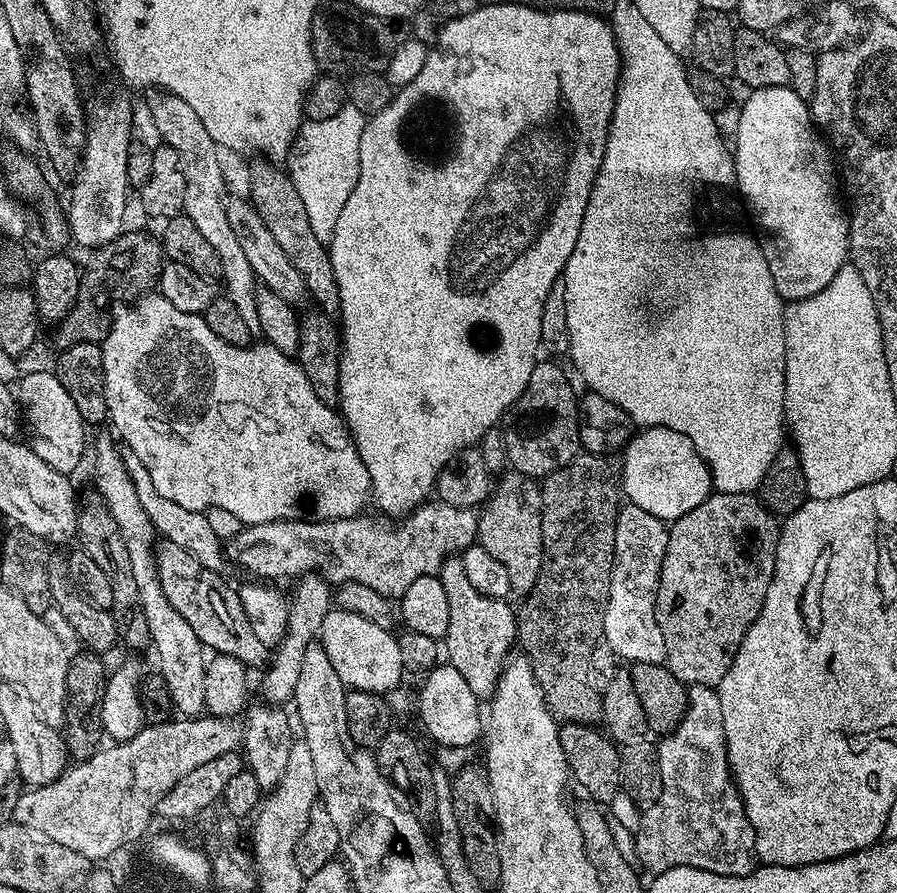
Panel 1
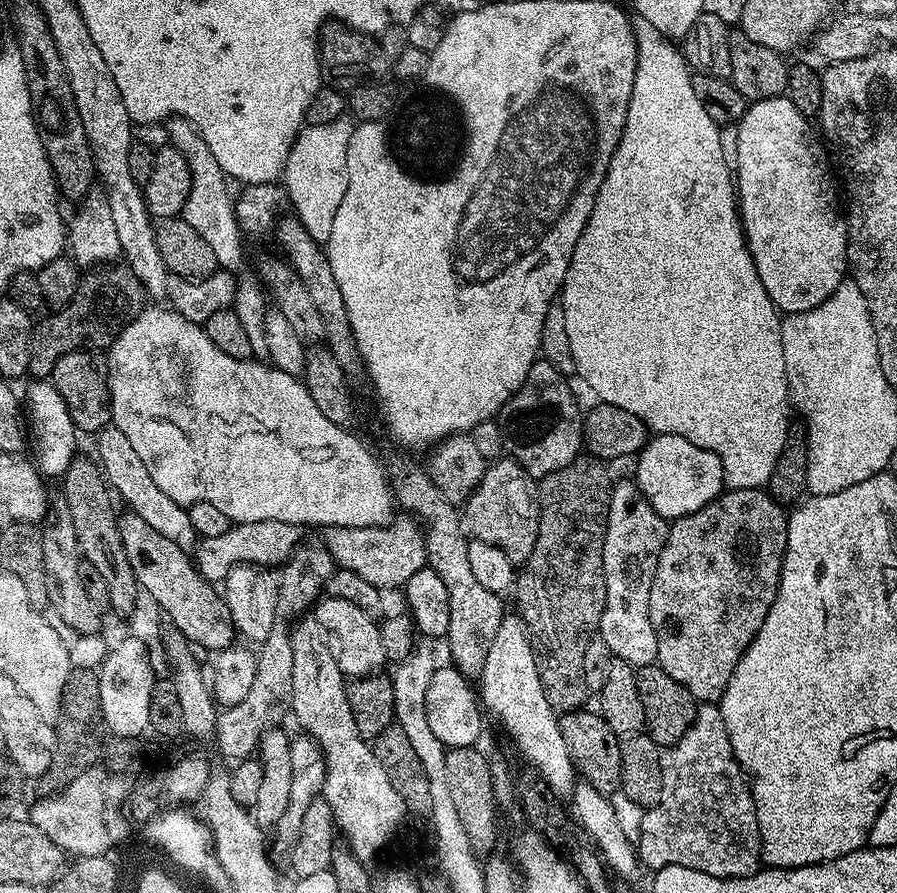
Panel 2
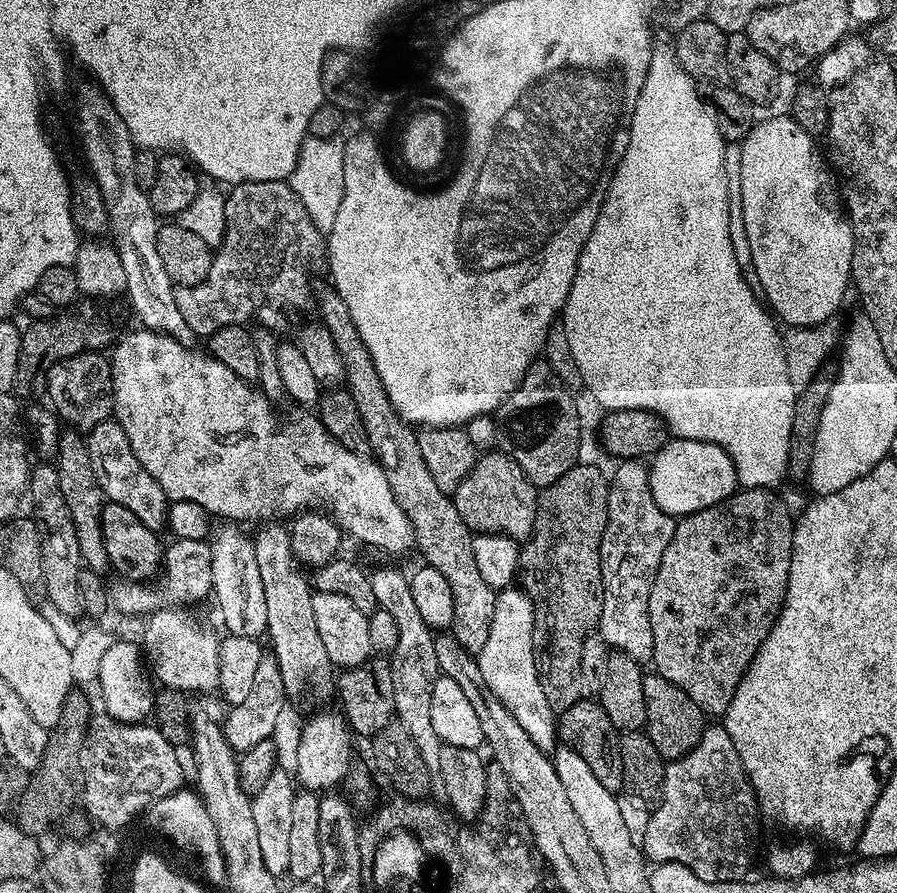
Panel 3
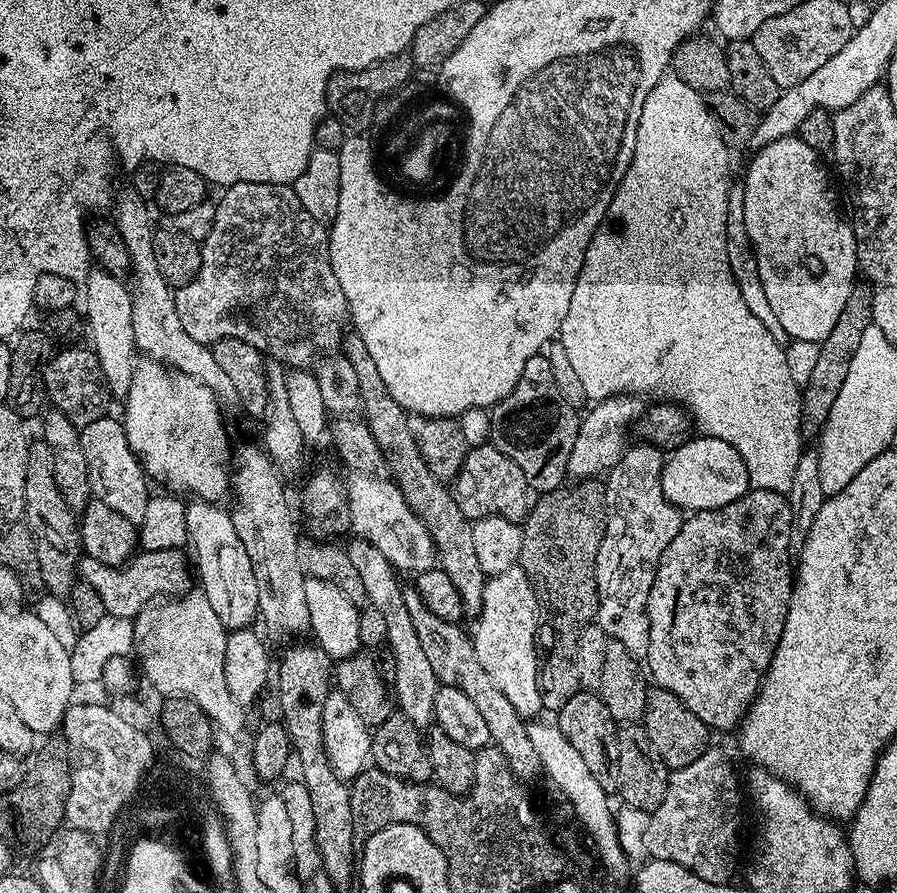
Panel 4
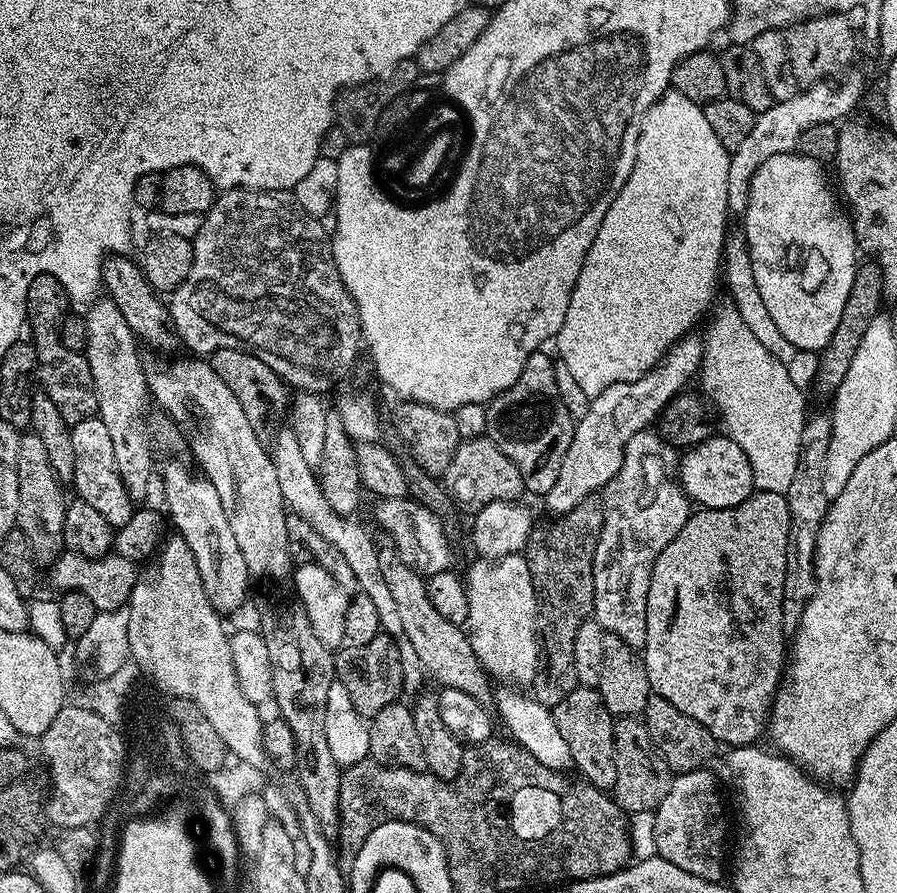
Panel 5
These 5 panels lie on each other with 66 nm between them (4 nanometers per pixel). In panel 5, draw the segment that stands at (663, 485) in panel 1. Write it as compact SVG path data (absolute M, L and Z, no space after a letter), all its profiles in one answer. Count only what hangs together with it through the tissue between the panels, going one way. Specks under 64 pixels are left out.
M713 434L702 443L692 445L692 447L687 449L681 456L684 457L680 460L680 480L678 480L678 487L684 491L684 494L688 497L689 501L696 503L697 500L697 505L699 505L700 508L729 508L730 506L738 506L738 502L746 502L746 498L751 496L756 488L756 483L754 482L754 470L750 470L750 458L746 458L746 454L742 451L742 446L738 446L738 442L734 442L728 436Z

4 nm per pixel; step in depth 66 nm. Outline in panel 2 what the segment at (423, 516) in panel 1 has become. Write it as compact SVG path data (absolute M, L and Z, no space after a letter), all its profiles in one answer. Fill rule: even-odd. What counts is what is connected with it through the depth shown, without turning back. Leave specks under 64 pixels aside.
M393 519L391 524L382 528L330 528L323 533L322 543L332 555L336 568L359 574L375 588L400 590L428 562L423 527L415 519L403 519ZM267 520L245 524L233 523L226 530L226 534L218 534L218 538L203 538L195 545L196 570L205 580L220 582L236 564L255 564L265 570L271 569L273 567L271 564L283 565L300 547L302 543L300 532L301 525L290 522Z

